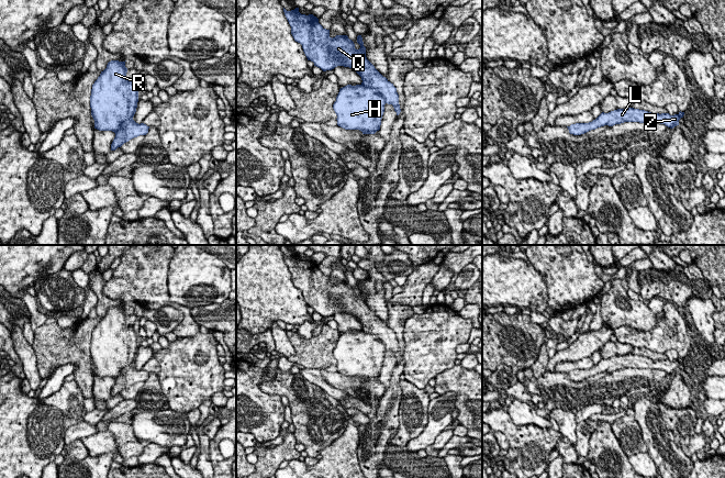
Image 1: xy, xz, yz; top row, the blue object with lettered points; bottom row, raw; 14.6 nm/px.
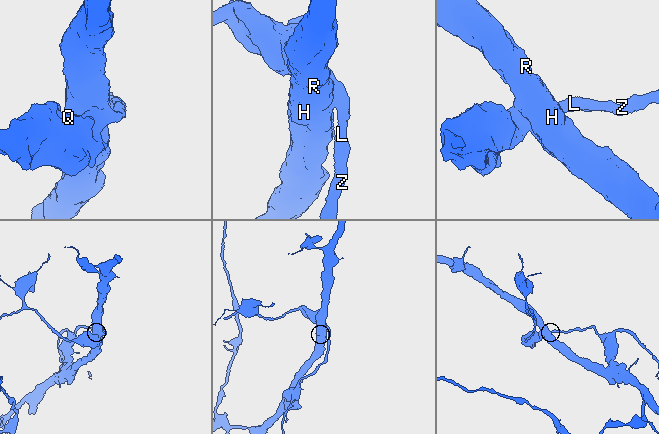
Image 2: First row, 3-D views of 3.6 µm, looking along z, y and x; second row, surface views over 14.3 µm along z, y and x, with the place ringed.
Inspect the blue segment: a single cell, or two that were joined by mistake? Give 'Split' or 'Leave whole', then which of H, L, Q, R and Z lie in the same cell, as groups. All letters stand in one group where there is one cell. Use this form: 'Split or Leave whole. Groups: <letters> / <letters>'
Leave whole. Groups: H L Q R Z

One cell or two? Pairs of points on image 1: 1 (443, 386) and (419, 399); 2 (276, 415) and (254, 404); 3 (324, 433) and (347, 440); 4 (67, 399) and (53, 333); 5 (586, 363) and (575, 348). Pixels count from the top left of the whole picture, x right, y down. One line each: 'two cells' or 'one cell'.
1: two cells
2: one cell
3: two cells
4: two cells
5: two cells

